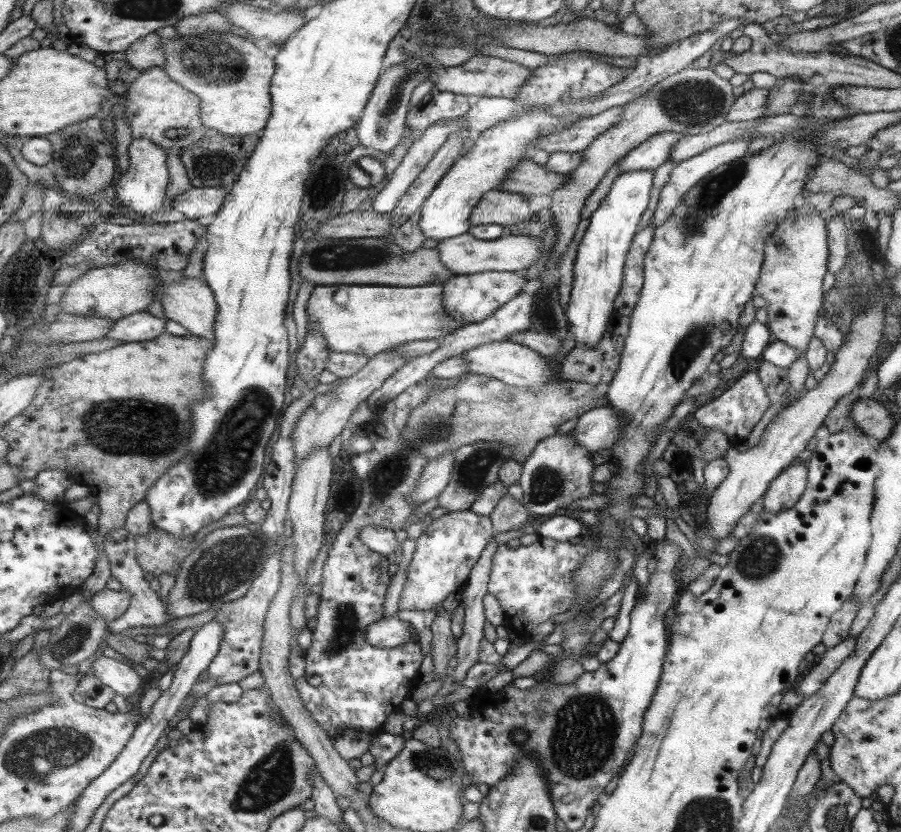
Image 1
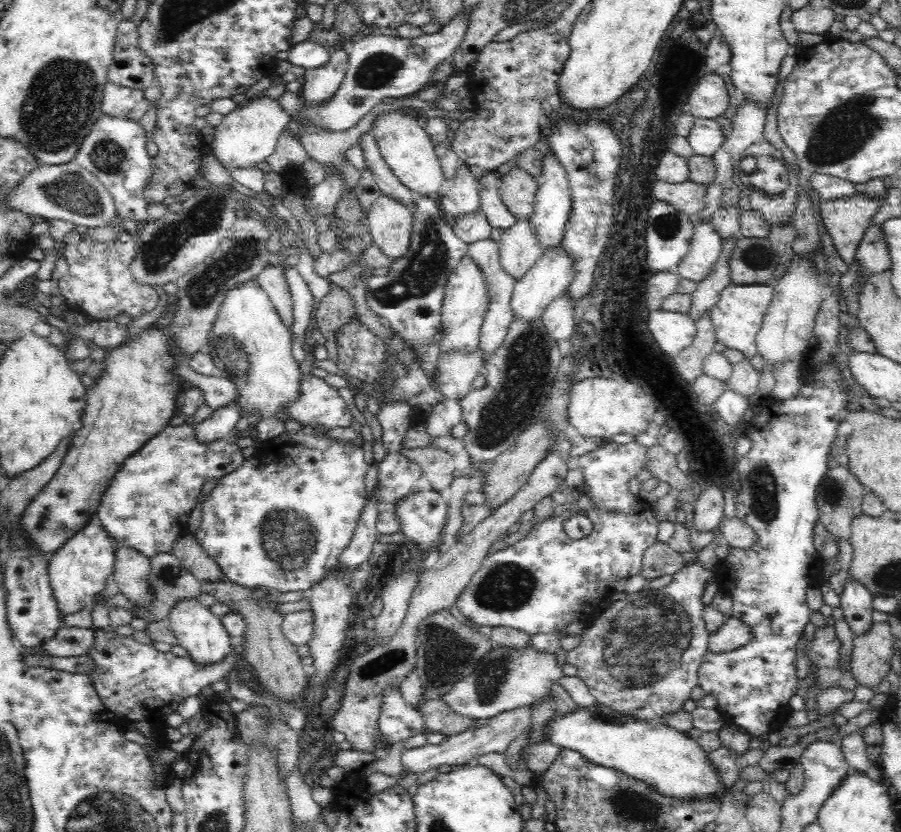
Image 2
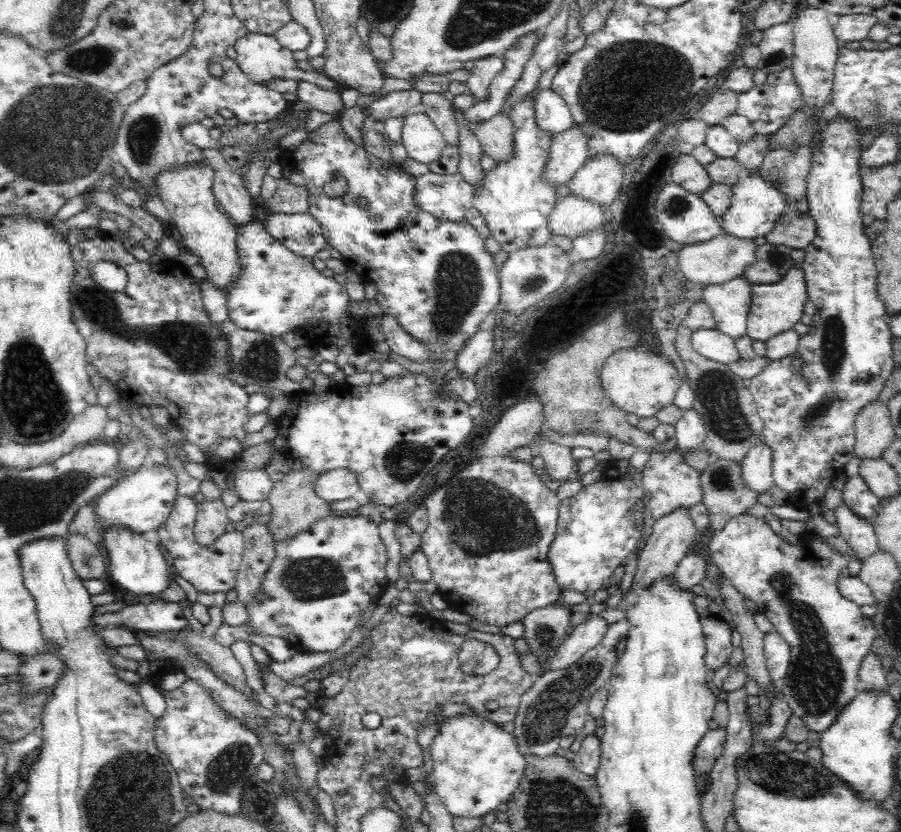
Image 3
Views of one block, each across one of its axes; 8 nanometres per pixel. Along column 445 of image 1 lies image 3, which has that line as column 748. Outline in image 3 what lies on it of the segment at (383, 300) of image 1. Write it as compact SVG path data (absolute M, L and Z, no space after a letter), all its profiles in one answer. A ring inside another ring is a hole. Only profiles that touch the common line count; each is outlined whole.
M797 265L775 284L754 284L751 291L751 304L747 314L747 336L754 341L766 343L778 334L790 330L800 321L804 312L803 304L808 300L804 272Z

